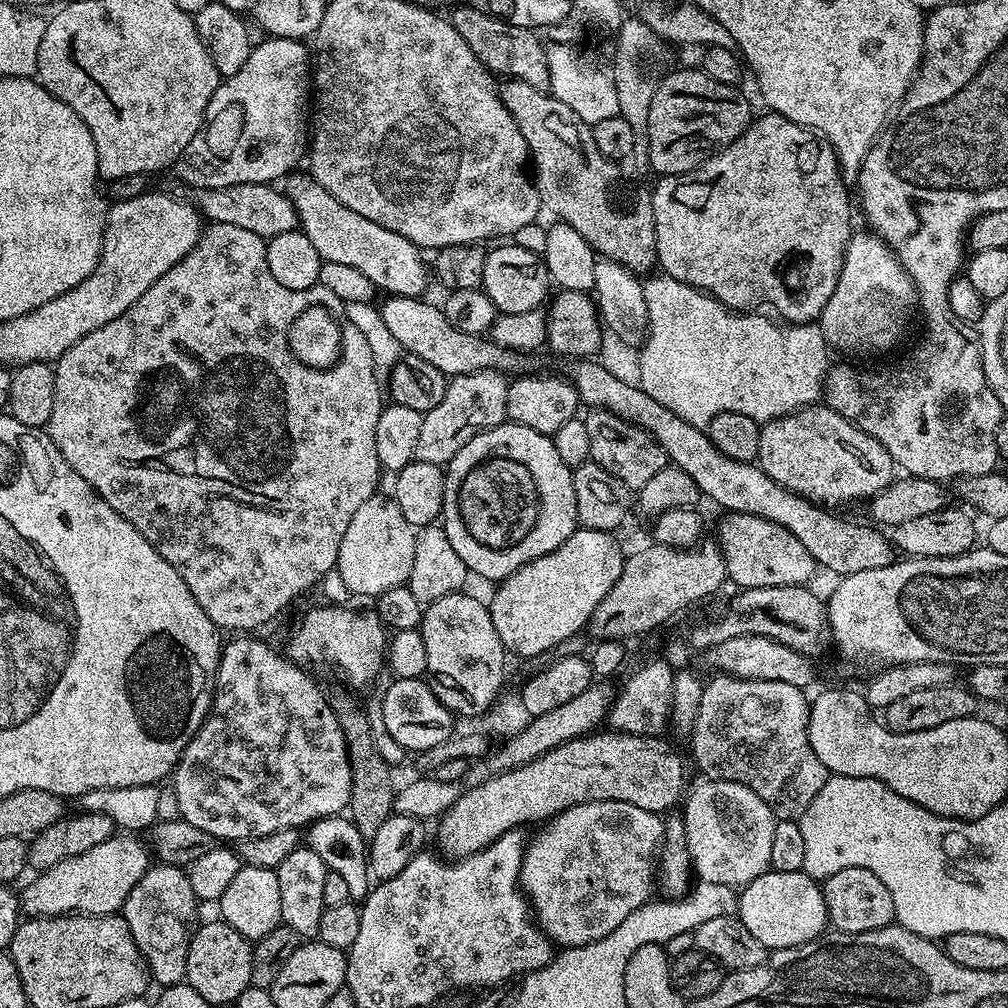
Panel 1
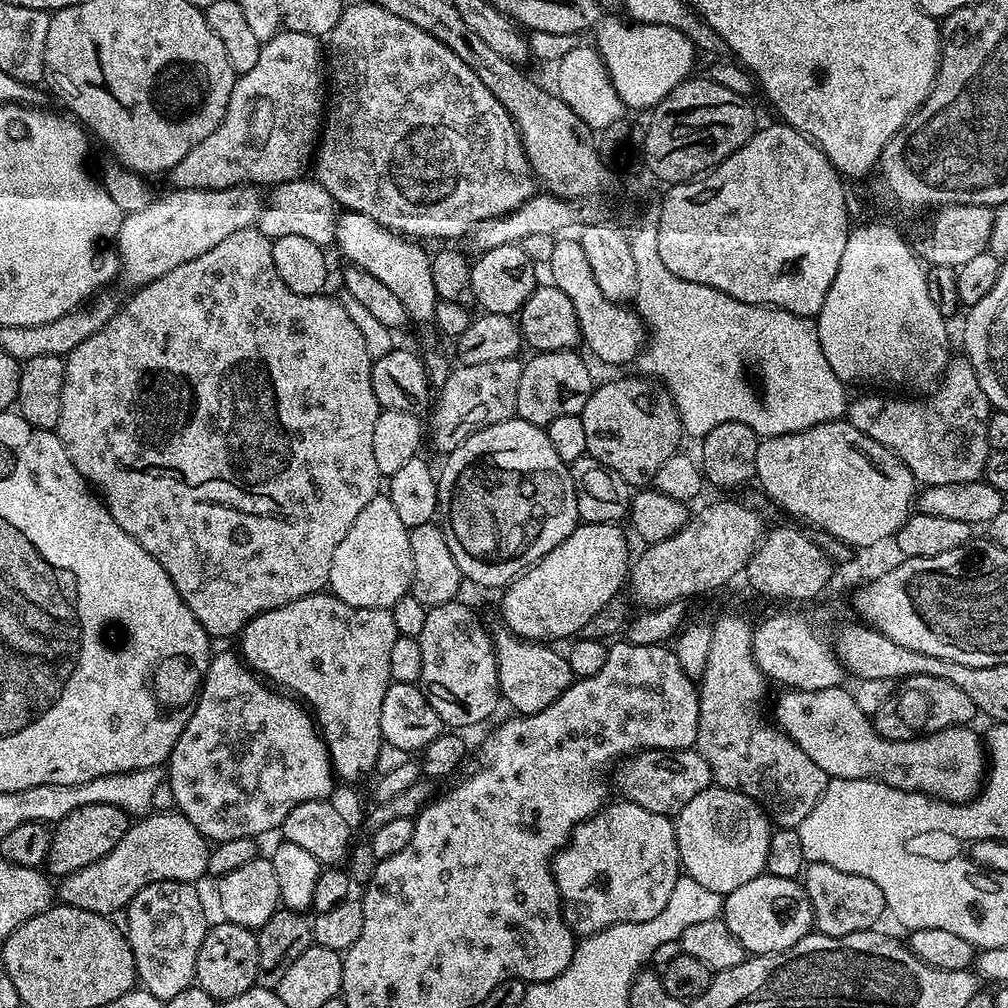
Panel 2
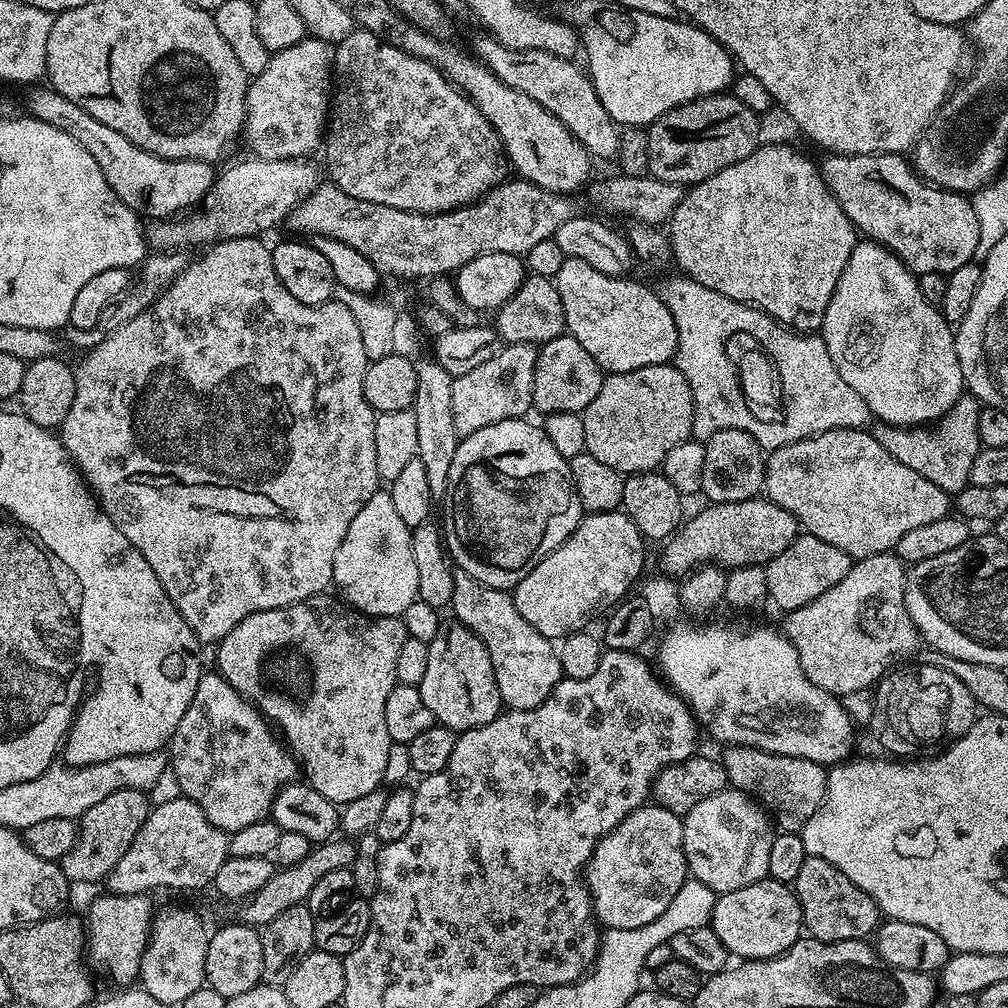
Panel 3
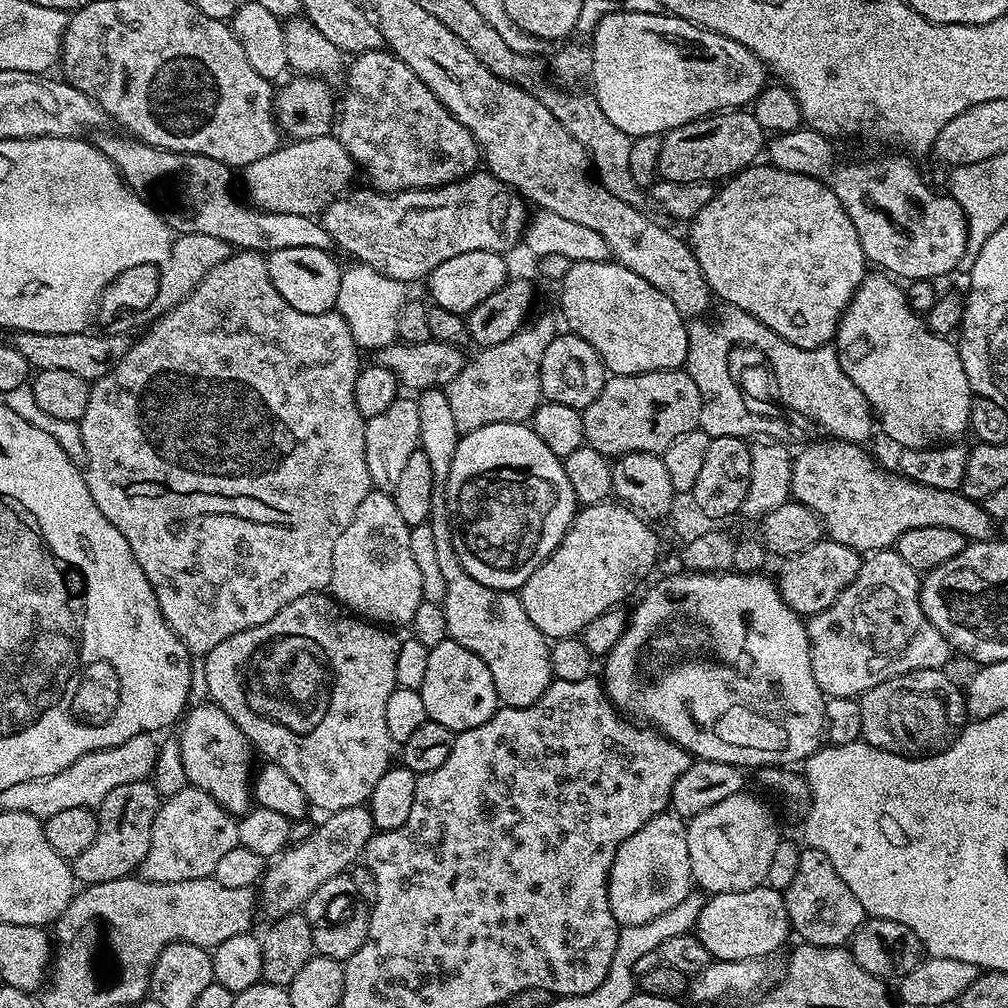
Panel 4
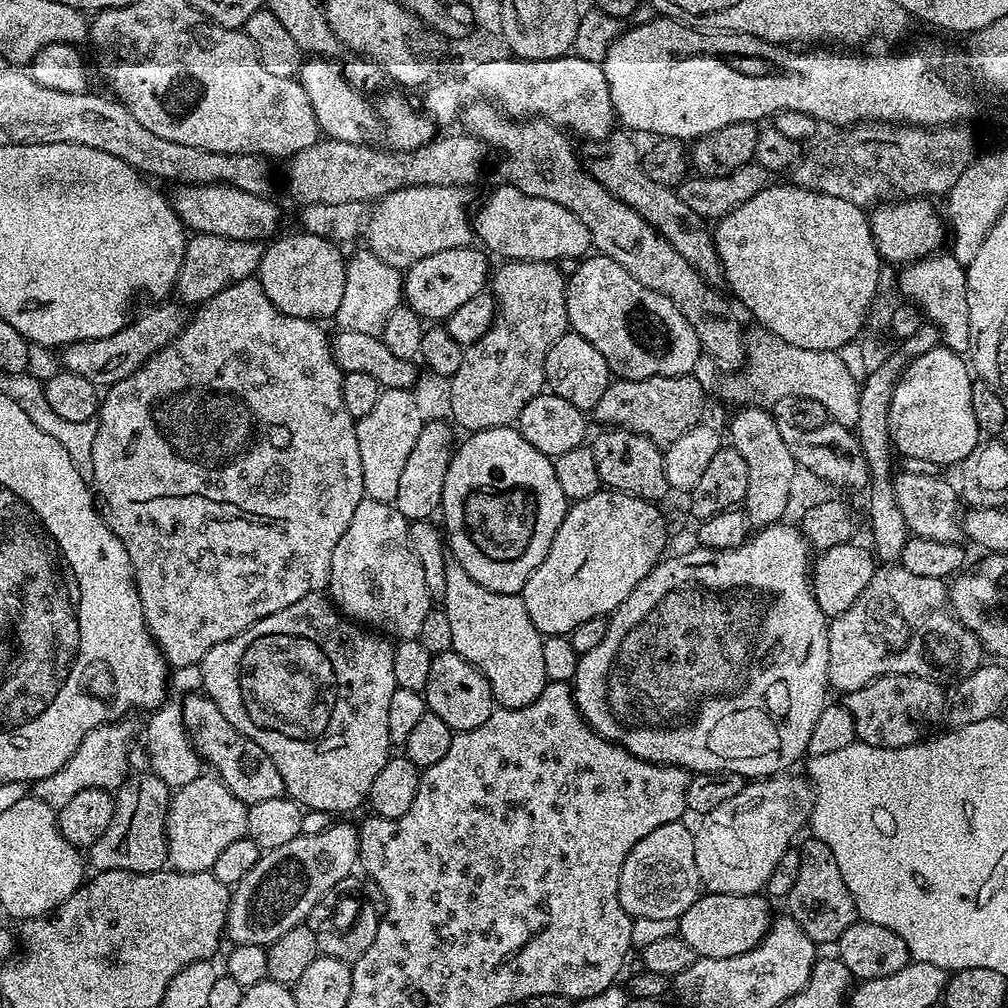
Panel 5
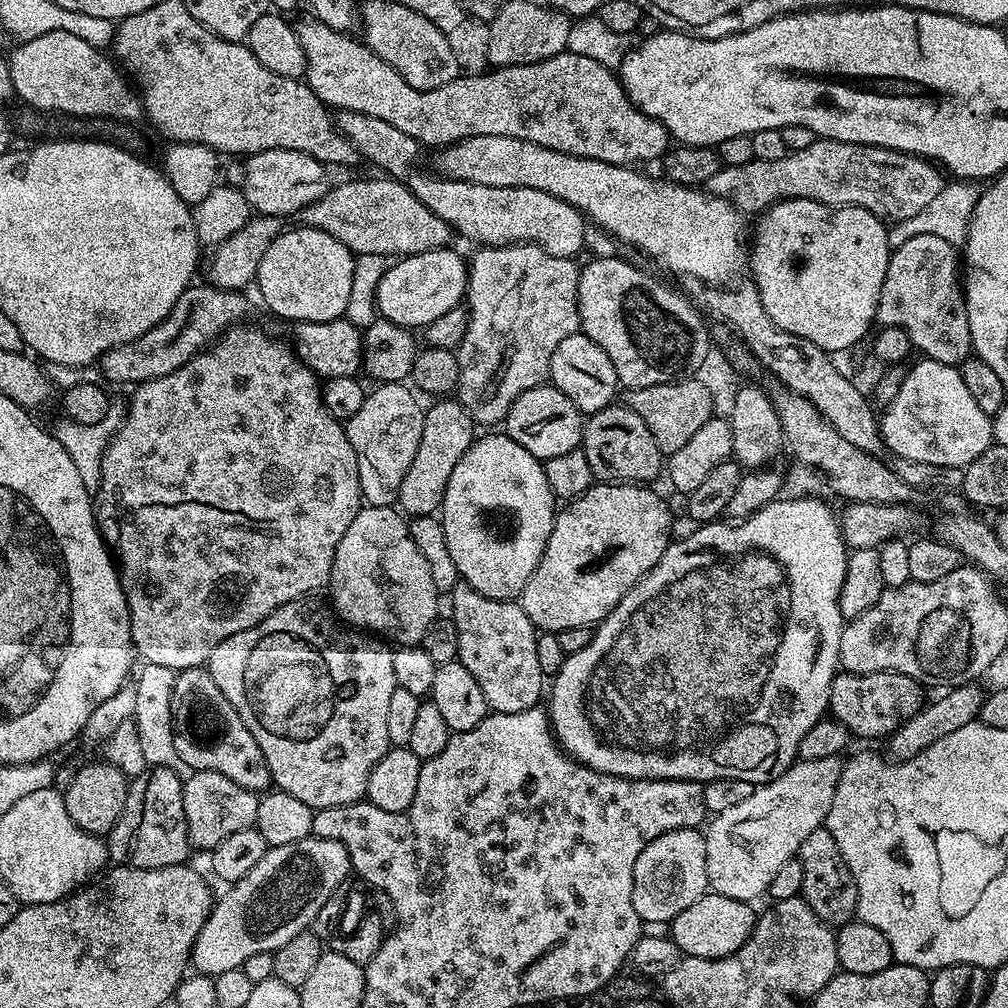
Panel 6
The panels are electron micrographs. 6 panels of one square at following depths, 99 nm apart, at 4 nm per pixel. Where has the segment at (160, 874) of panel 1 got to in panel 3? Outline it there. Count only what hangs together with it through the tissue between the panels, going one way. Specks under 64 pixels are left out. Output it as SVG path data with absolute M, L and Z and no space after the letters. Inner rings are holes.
M168 908L165 912L157 911L152 922L152 933L148 935L148 945L140 959L139 983L144 991L148 992L158 1002L166 1006L178 1006L194 990L205 987L206 981L206 950L208 949L209 929L204 929L204 924L192 912L184 908Z

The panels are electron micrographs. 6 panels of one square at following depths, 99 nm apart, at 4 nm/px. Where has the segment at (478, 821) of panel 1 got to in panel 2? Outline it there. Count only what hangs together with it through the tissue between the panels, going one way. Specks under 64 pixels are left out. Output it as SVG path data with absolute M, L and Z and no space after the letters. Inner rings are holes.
M655 748L638 752L619 761L615 765L615 772L614 788L621 792L619 795L623 799L642 806L642 810L669 818L675 817L682 806L686 806L686 802L691 802L697 794L702 794L702 790L714 784L710 762L706 762L706 758L702 758L702 754L692 748Z

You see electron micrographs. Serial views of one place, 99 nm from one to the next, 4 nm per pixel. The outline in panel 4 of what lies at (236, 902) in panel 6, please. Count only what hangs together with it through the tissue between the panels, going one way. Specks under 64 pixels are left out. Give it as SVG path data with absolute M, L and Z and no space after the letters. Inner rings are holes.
M363 804L350 806L346 810L327 813L323 819L321 824L317 823L313 827L310 838L285 848L267 865L258 885L258 908L263 915L264 912L268 915L269 921L281 920L283 916L288 916L292 912L300 912L306 898L310 898L310 894L314 894L314 890L318 890L318 886L322 886L322 882L326 882L326 878L345 875L363 857L364 847L370 842L374 831L371 808Z

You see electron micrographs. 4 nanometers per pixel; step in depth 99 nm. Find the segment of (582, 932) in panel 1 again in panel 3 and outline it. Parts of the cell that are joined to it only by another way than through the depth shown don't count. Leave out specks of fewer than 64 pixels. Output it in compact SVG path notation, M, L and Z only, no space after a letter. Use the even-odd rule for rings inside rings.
M645 802L599 840L586 869L588 893L592 896L596 919L605 929L634 930L646 926L646 922L654 922L654 918L674 902L674 894L678 894L682 882L689 876L684 853L684 821L677 813L655 802Z

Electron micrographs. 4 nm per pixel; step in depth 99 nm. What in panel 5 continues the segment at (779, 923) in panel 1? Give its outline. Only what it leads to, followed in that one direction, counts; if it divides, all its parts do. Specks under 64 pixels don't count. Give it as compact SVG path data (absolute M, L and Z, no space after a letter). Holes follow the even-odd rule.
M708 892L702 894L678 918L678 935L690 946L690 950L696 952L697 957L706 958L734 958L734 954L746 954L746 950L754 950L762 942L764 935L768 933L774 919L774 911L767 904L769 901L763 895L735 896L734 894L722 894L721 892Z

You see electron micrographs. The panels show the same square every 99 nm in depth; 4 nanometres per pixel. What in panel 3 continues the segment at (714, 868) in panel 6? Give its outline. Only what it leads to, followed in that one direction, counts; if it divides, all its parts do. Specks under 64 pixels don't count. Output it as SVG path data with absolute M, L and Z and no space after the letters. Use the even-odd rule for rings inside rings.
M729 786L723 792L710 794L710 798L702 798L702 802L694 806L694 810L683 813L682 819L684 821L684 853L691 879L706 882L706 886L710 886L719 894L730 890L742 890L742 886L750 886L768 876L770 842L774 835L774 828L770 823L769 813L751 796Z

